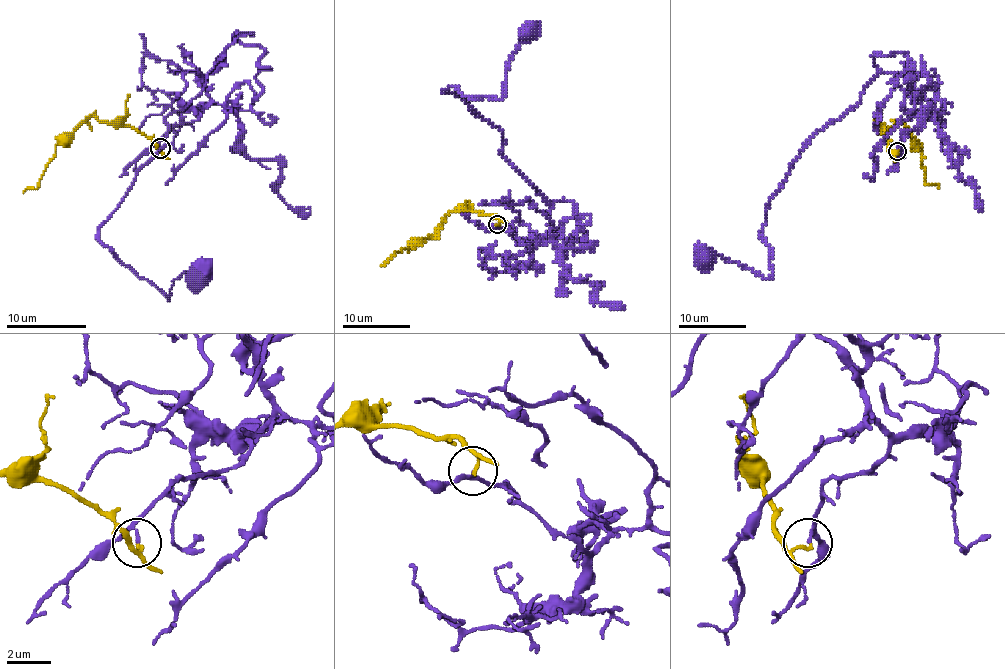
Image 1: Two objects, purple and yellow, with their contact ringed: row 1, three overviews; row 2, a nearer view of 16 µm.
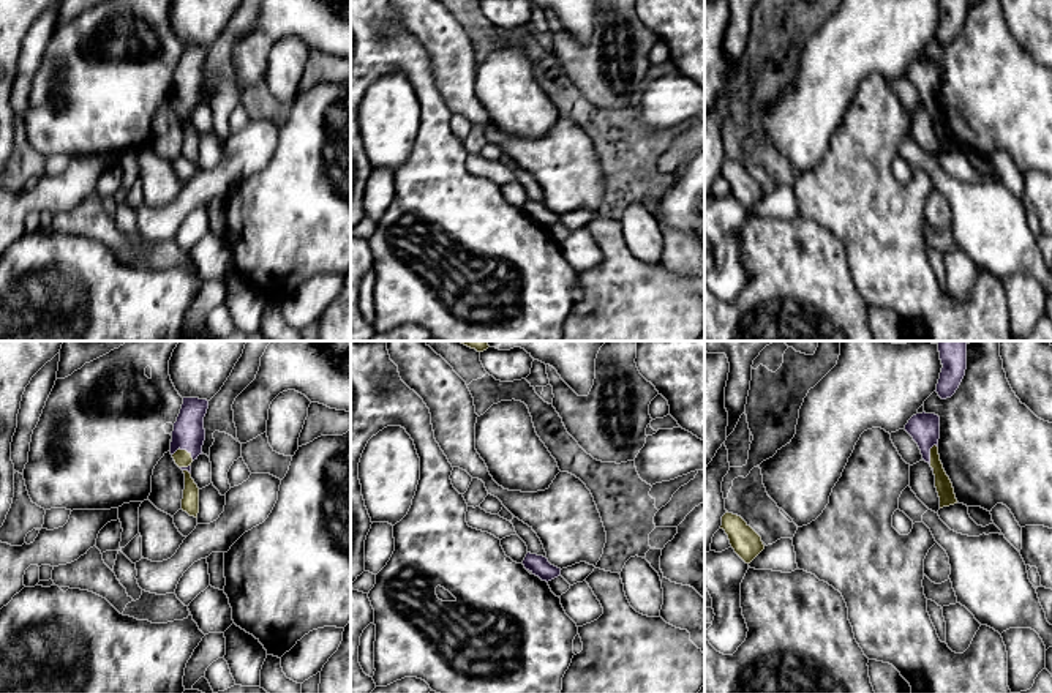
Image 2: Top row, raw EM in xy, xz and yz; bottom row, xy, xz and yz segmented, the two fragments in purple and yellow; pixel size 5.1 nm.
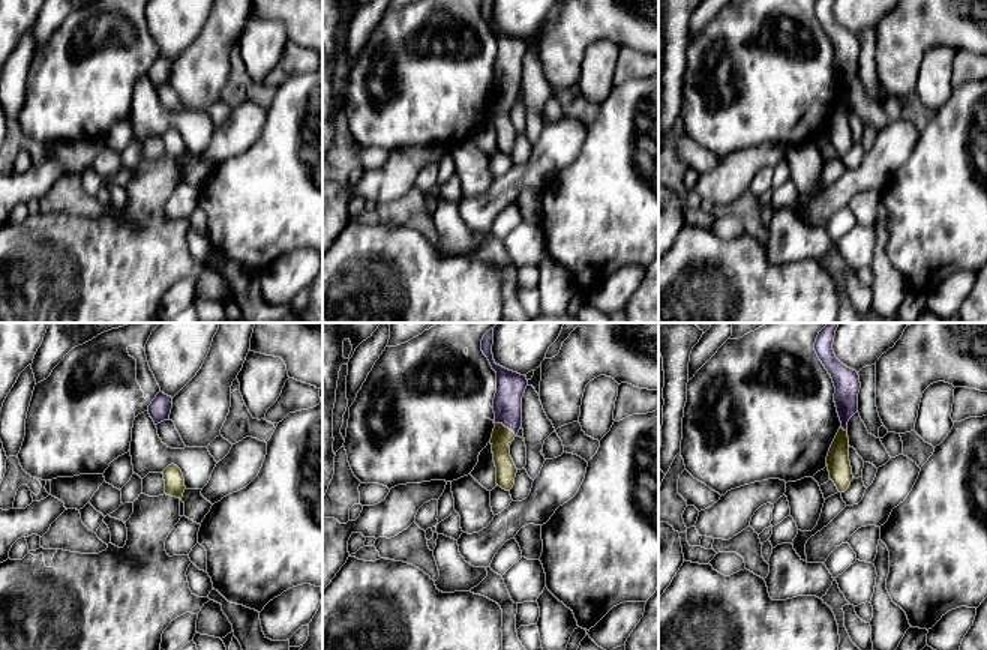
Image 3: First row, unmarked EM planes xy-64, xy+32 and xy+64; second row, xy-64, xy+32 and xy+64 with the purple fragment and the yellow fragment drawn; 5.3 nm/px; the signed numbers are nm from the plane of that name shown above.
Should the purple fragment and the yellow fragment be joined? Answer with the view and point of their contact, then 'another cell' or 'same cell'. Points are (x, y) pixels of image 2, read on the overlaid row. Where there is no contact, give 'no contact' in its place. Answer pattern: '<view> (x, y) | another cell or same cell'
xy (184, 449) | another cell

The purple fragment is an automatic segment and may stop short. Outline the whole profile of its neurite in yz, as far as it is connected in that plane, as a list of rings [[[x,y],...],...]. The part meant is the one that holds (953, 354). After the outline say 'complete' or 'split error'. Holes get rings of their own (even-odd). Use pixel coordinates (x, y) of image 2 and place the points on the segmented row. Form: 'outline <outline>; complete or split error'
outline [[[940,341],[938,352],[943,368],[935,391],[946,399],[956,393],[965,376],[967,341]]]; complete

